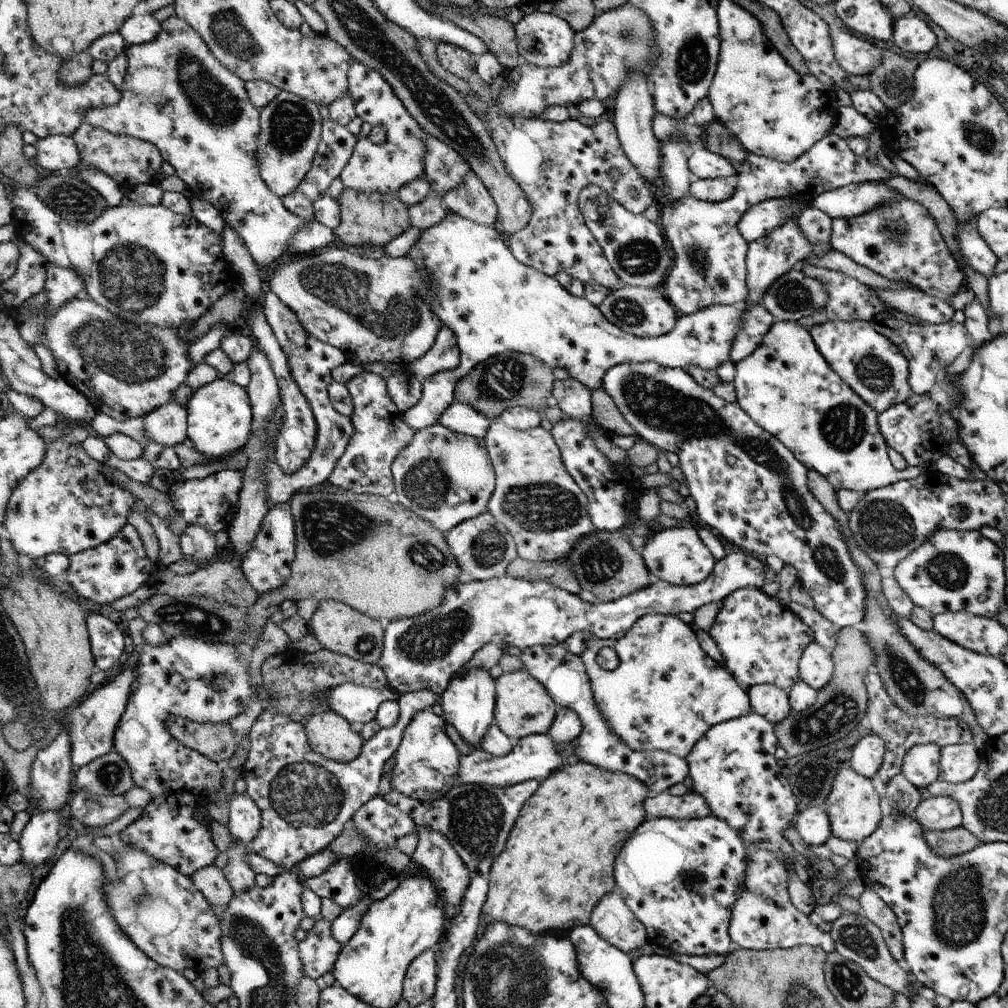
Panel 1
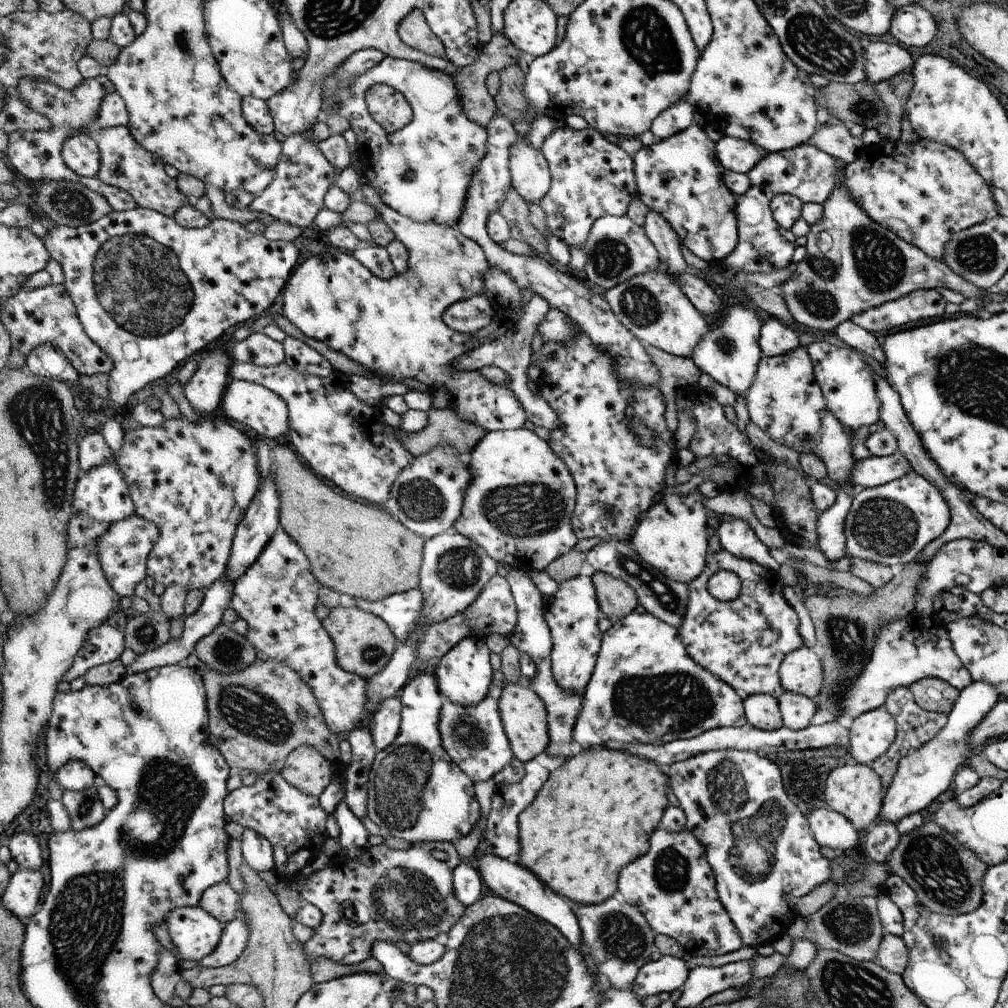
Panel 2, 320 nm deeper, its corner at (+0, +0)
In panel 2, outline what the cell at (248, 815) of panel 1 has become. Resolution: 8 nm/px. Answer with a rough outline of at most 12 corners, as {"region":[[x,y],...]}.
{"region":[[244,829],[239,840],[246,864],[256,872],[276,868],[273,843]]}

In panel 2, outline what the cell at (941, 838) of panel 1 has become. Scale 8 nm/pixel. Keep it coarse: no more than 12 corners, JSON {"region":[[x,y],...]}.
{"region":[[939,824],[886,863],[933,913],[981,906],[988,865]]}

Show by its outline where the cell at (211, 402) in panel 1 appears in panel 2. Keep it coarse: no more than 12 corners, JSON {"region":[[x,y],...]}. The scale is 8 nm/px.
{"region":[[230,378],[227,416],[259,436],[289,431],[286,401],[258,383]]}

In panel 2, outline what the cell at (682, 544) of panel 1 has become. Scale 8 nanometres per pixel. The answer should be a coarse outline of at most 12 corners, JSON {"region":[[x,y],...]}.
{"region":[[669,494],[632,548],[689,584],[707,566],[705,497]]}

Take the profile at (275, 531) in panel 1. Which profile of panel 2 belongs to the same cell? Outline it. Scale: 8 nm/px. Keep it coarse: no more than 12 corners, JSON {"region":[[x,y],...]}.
{"region":[[281,526],[233,584],[258,661],[284,661],[339,735],[401,732],[399,695],[337,663],[317,577]]}

